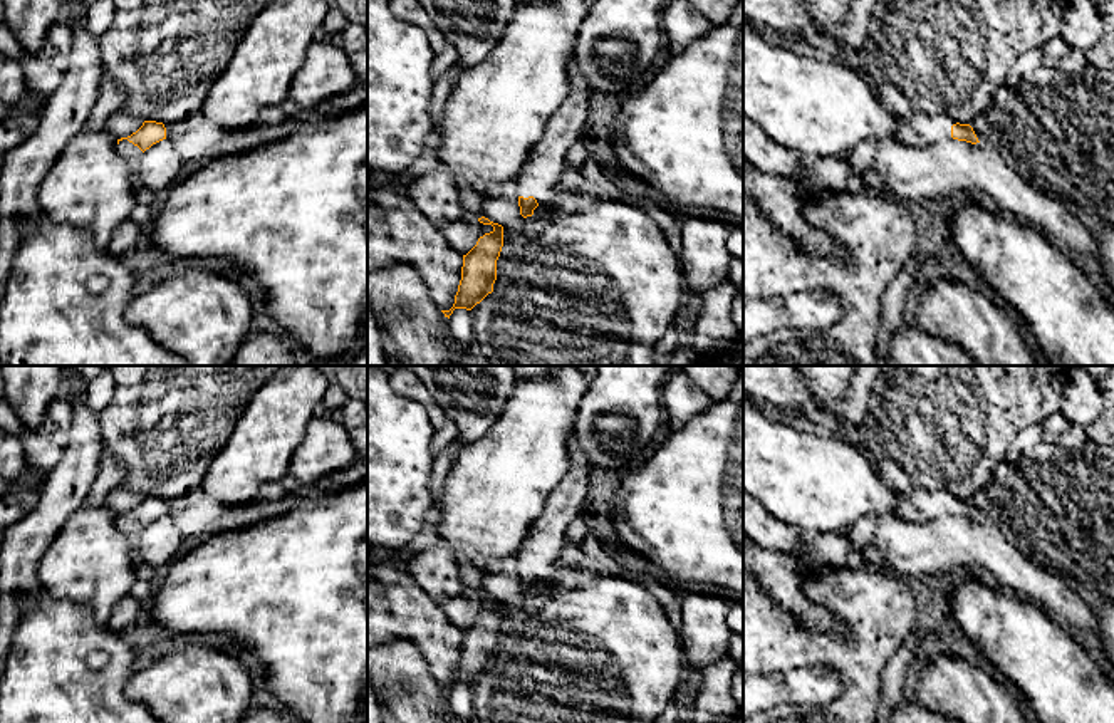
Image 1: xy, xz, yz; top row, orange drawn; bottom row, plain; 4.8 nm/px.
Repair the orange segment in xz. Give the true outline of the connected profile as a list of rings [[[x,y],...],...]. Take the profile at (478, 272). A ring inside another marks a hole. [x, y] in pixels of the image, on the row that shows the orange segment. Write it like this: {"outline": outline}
{"outline": [[[485,216],[478,218],[478,221],[492,225],[493,230],[480,237],[476,245],[463,255],[461,280],[455,295],[455,304],[450,310],[441,310],[448,319],[455,309],[471,310],[493,292],[497,260],[503,247],[503,226]]]}

